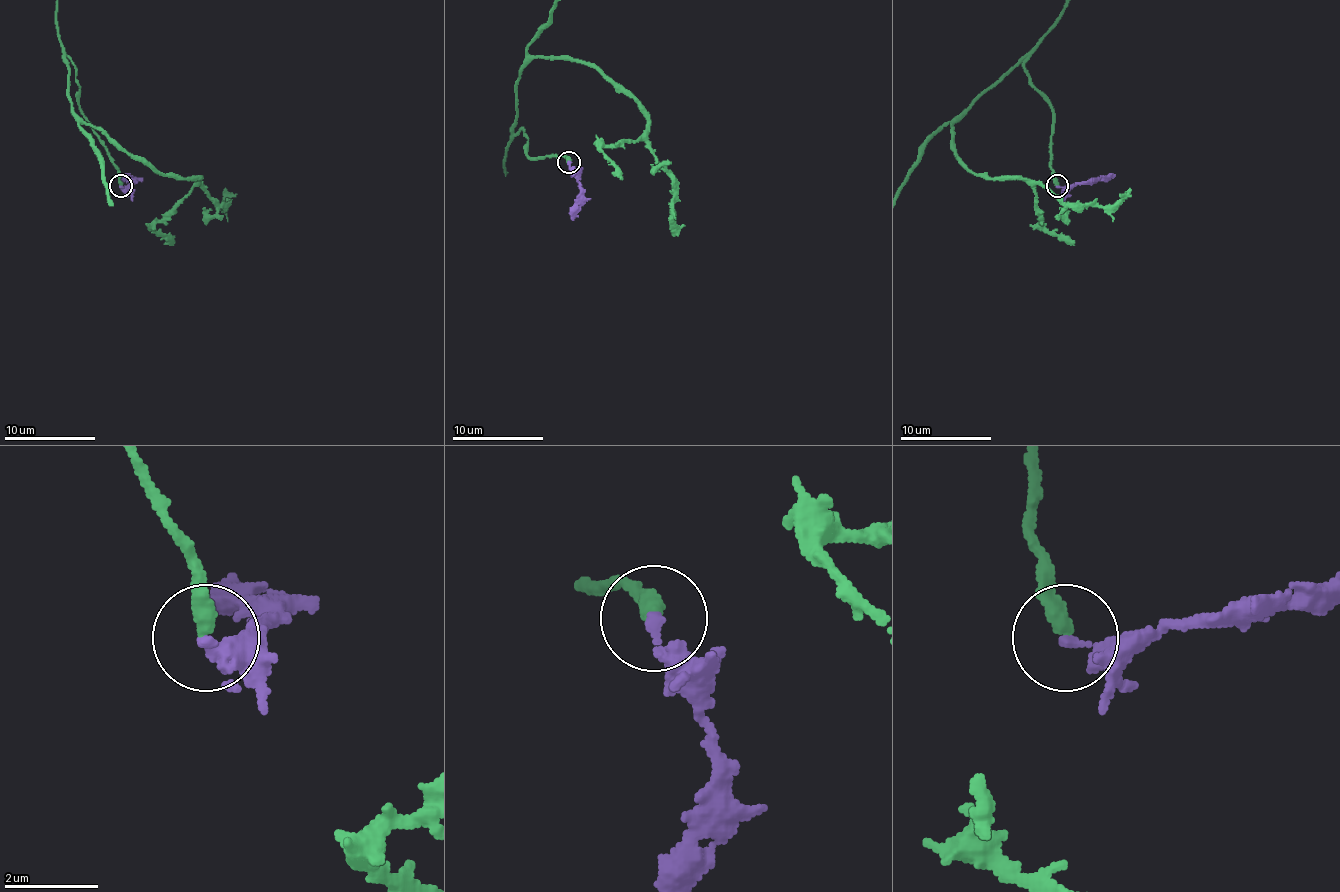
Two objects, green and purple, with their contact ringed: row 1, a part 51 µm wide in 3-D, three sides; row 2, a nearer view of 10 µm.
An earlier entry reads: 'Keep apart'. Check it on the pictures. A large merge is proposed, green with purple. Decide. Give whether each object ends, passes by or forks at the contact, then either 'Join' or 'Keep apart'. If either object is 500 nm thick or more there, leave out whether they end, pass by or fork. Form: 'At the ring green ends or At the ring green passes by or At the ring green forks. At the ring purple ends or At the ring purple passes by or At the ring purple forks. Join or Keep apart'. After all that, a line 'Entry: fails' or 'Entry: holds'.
At the ring green ends. At the ring purple ends. Join
Entry: fails

